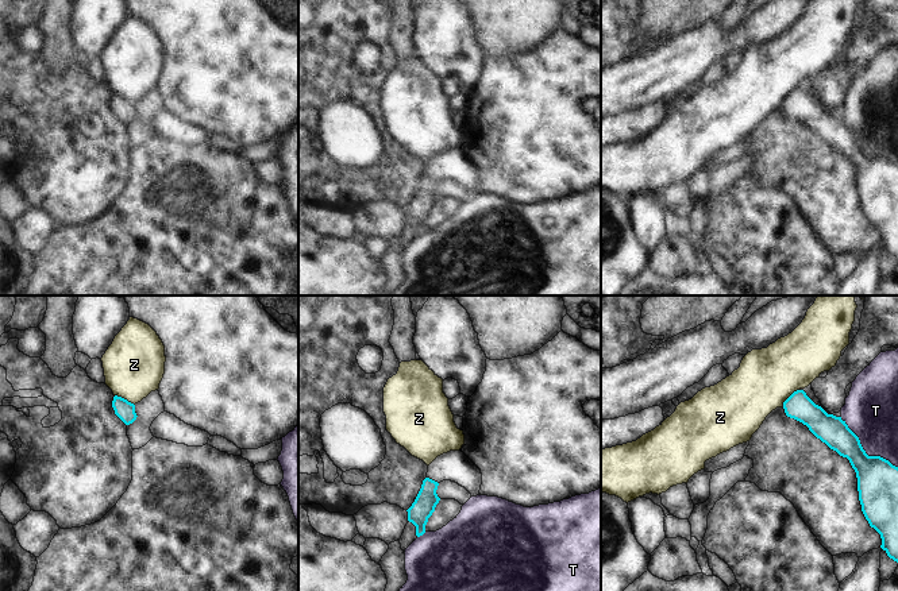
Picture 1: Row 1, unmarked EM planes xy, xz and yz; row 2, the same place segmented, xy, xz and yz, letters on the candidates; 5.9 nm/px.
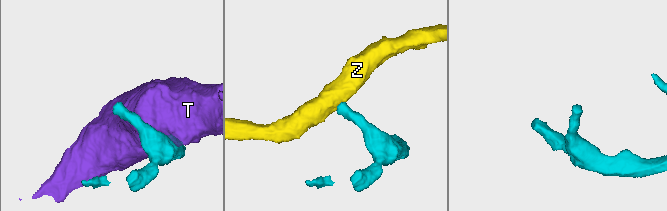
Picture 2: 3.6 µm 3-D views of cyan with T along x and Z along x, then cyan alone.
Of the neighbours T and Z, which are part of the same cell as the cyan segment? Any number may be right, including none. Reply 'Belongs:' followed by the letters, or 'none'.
Belongs: none

